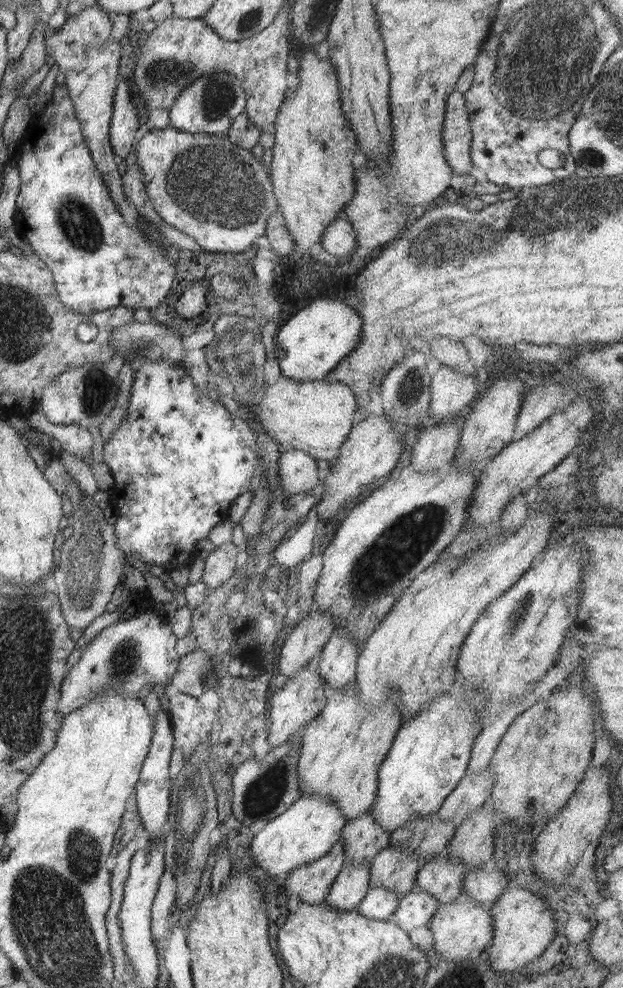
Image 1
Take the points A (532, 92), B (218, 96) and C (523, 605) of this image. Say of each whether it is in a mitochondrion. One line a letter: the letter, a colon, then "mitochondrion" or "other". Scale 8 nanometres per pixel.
A: mitochondrion
B: mitochondrion
C: mitochondrion

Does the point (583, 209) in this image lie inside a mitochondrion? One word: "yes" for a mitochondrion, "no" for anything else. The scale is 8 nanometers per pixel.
yes

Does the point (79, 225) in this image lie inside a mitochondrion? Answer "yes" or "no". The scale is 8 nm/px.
yes

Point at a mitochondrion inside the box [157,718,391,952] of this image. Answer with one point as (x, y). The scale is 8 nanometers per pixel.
(271, 785)

